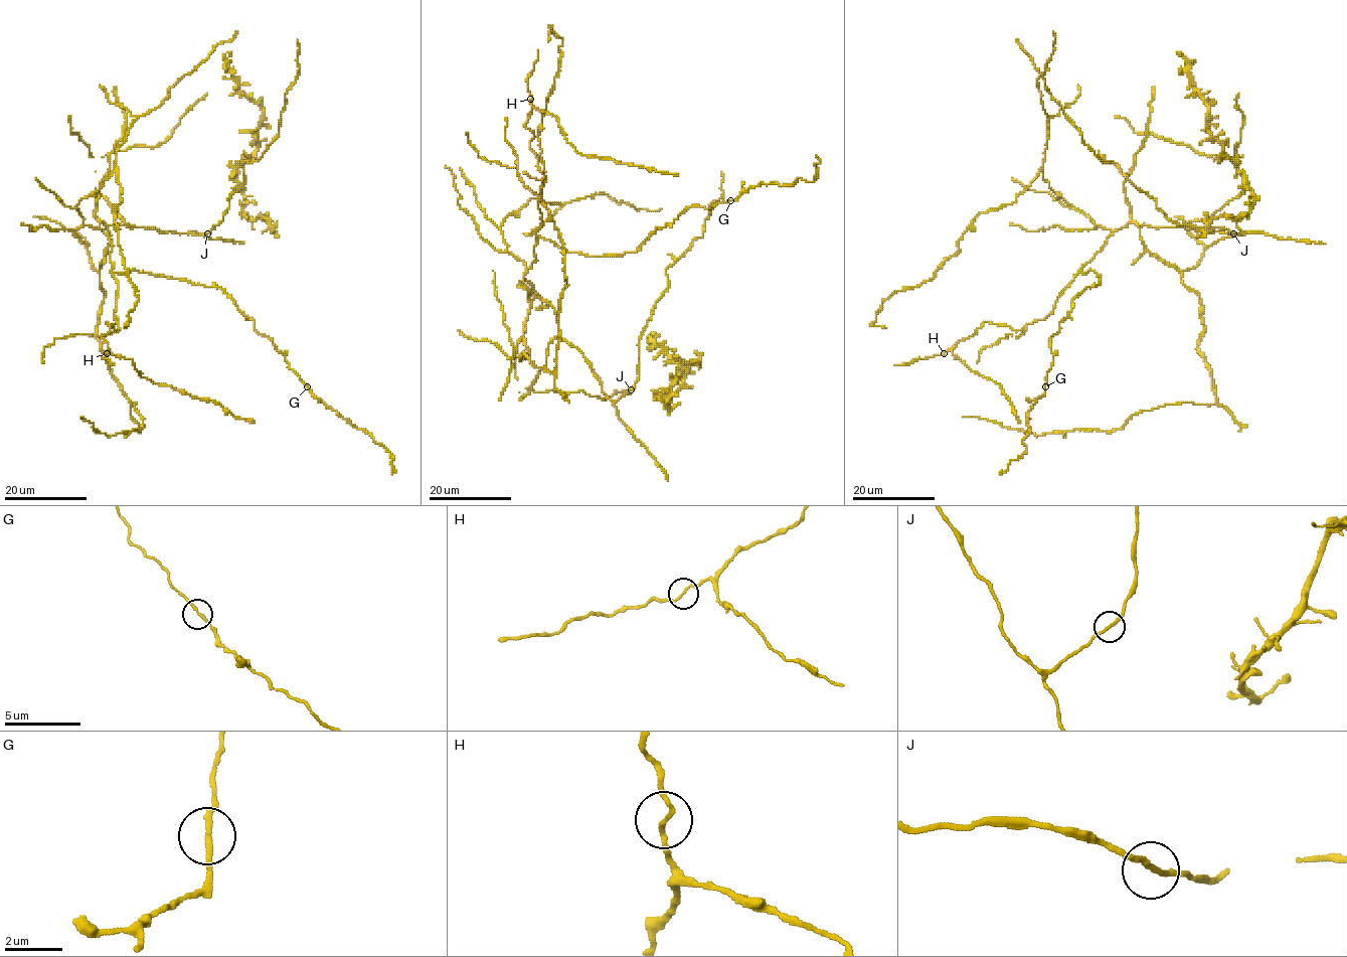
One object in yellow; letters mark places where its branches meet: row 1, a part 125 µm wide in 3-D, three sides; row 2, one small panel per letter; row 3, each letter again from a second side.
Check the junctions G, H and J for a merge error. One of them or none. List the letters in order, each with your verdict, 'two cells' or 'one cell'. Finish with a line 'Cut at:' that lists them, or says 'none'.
G: one cell
H: one cell
J: one cell
Cut at: none

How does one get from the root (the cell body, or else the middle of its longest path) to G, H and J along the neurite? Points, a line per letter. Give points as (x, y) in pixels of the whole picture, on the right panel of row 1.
G: (1138, 226), (1131, 221), (1117, 229), (1079, 271), (1096, 272), (1099, 284), (1072, 301), (1051, 335), (1045, 387)
H: (1138, 226), (1131, 221), (1110, 235), (1043, 319), (1019, 330), (986, 321), (971, 336), (944, 353)
J: (1138, 226), (1182, 226), (1204, 232), (1233, 233)

